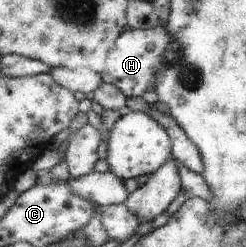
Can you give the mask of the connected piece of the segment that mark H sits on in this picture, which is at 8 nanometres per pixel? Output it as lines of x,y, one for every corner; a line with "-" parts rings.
163,25
152,27
148,31
126,27
110,49
106,72
100,72
97,76
100,81
113,85
125,98
140,97
144,91
153,89
163,53
170,44
171,37

